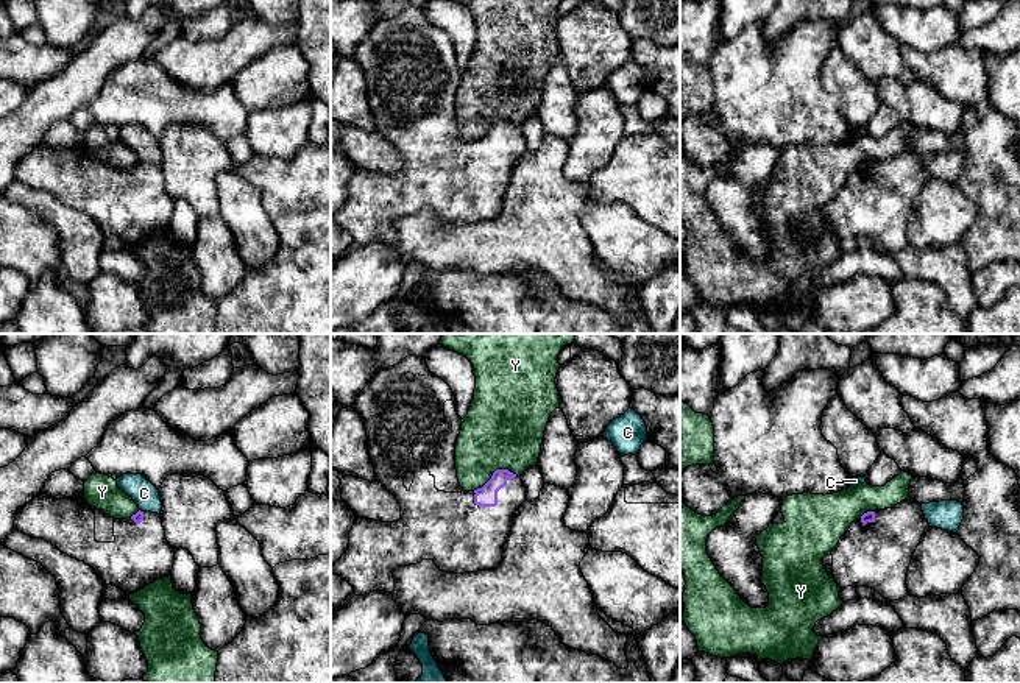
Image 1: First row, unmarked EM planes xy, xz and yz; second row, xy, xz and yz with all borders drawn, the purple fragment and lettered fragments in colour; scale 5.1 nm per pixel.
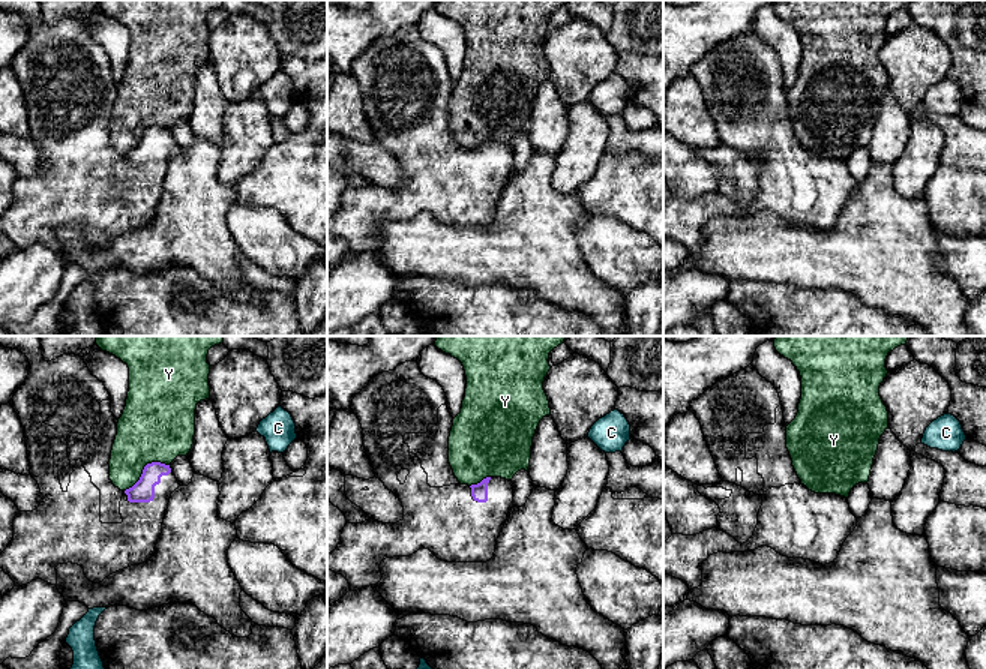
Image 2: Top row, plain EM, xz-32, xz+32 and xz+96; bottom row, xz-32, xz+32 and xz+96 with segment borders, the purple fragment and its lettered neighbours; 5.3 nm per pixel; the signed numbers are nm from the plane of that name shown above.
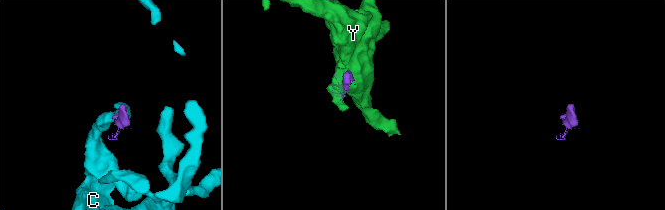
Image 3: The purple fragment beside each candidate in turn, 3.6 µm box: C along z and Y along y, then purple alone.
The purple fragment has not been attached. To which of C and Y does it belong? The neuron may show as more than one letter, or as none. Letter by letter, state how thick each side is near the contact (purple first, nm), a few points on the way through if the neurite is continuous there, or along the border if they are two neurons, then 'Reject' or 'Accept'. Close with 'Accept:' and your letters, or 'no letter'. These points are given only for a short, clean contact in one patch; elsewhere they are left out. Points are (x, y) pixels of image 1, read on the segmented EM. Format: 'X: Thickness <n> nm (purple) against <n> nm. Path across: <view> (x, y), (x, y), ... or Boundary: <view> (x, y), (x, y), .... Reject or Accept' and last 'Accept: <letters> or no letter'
C: Thickness 60 nm (purple) against 140 nm. Boundary: xy (139, 509), (142, 512). Reject
Y: Thickness 110 nm (purple) against 420 nm. Reject
Accept: no letter

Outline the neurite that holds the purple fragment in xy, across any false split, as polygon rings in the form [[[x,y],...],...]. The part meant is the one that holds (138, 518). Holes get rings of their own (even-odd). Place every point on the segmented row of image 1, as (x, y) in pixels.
[[[39,494],[17,513],[14,529],[45,540],[69,557],[84,561],[98,572],[104,585],[117,586],[126,596],[172,575],[175,549],[165,540],[158,513],[139,510],[128,519],[114,519],[89,505],[84,497],[55,499]]]

